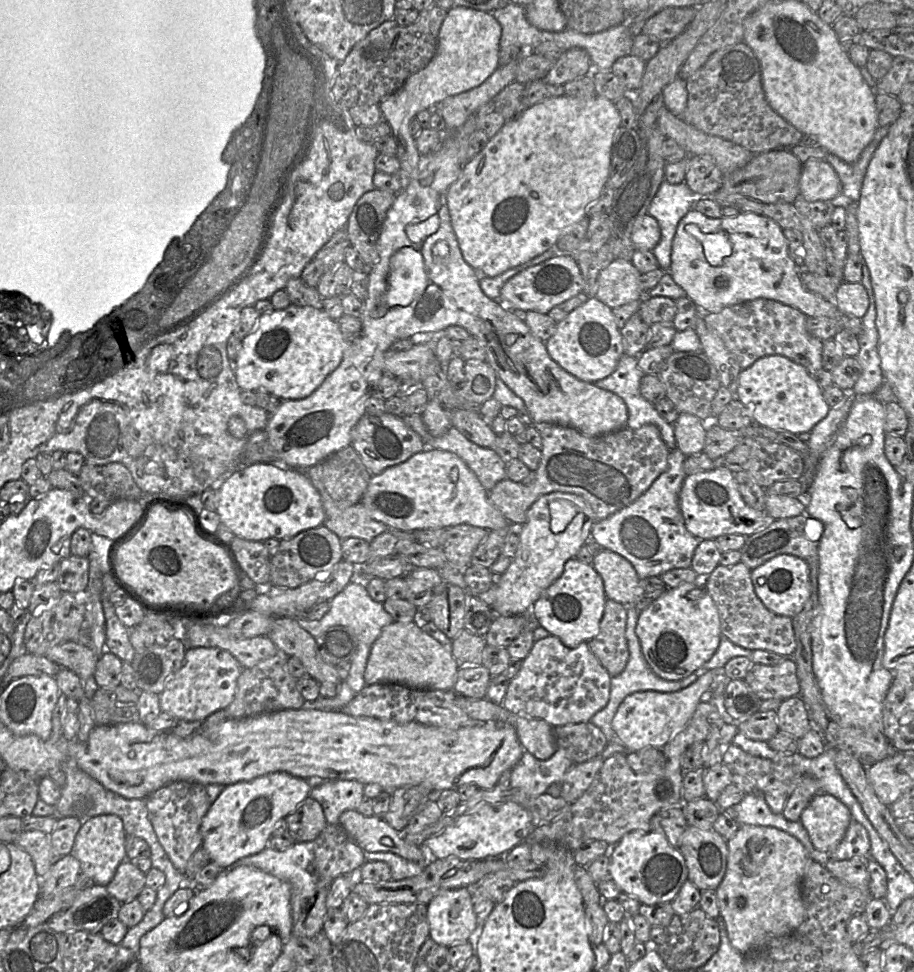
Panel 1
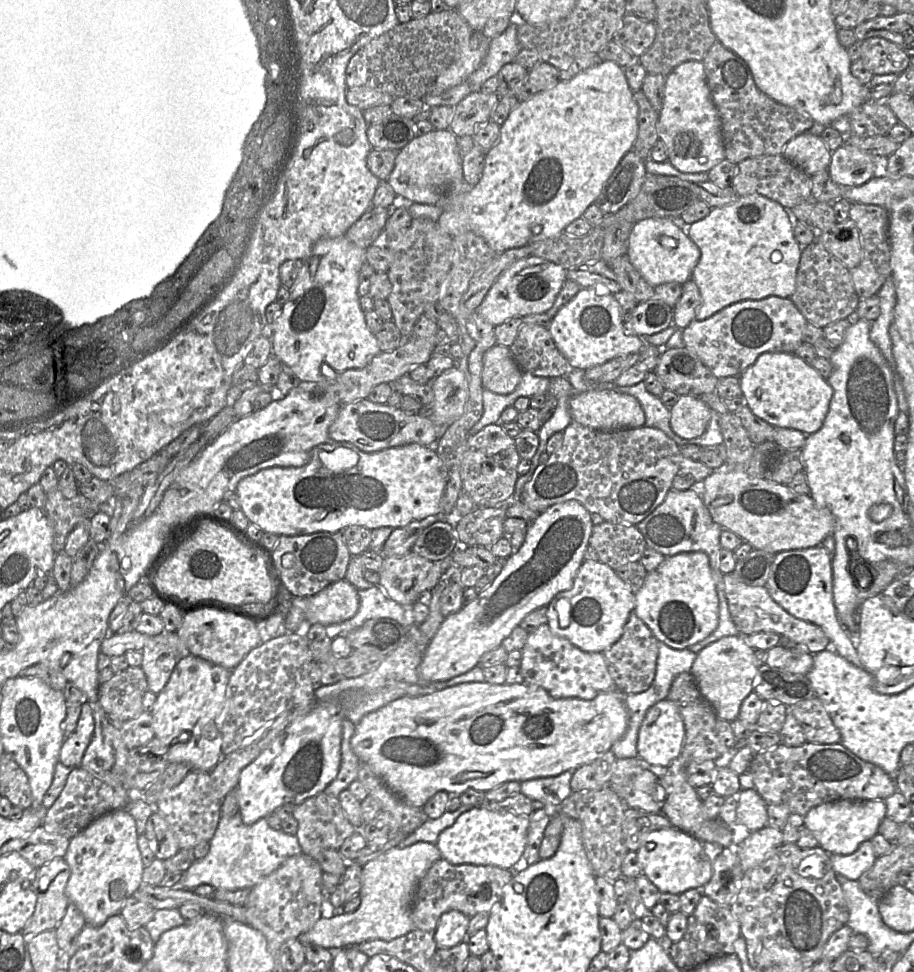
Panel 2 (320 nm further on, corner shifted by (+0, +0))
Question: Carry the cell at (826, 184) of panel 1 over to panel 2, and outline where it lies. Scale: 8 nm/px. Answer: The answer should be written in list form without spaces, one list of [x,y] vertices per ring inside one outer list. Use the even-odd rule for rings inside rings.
[[[842,144],[831,154],[828,172],[839,186],[859,186],[874,177],[875,155],[859,148]]]

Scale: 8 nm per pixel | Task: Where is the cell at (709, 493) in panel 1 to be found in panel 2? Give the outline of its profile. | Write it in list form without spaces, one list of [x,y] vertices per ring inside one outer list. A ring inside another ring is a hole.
[[[745,467],[745,468],[738,468],[738,469],[736,469],[736,468],[735,468],[735,469],[718,469],[718,470],[715,470],[715,471],[714,471],[714,472],[712,472],[712,473],[711,473],[711,474],[710,474],[710,475],[709,475],[709,476],[708,476],[708,477],[706,477],[706,478],[705,478],[705,479],[704,479],[704,480],[703,480],[703,482],[702,482],[702,483],[698,483],[698,484],[697,484],[697,489],[698,489],[698,485],[699,485],[699,484],[700,484],[700,488],[699,488],[699,489],[698,489],[698,490],[700,490],[700,494],[701,494],[701,496],[702,496],[702,499],[703,499],[703,502],[704,502],[704,504],[705,504],[705,505],[706,505],[706,507],[707,507],[707,508],[708,508],[708,510],[709,510],[709,512],[710,512],[710,514],[711,514],[711,516],[712,516],[712,519],[713,519],[713,521],[714,521],[714,522],[716,522],[716,523],[717,523],[717,524],[719,524],[719,525],[720,525],[720,526],[721,526],[721,527],[722,527],[722,528],[723,528],[723,529],[725,529],[725,530],[730,530],[730,531],[731,531],[731,532],[733,532],[733,533],[735,533],[735,534],[736,534],[736,535],[738,535],[738,536],[739,536],[739,537],[740,537],[740,538],[741,538],[741,539],[742,539],[742,540],[743,540],[743,542],[747,542],[747,543],[749,543],[749,544],[750,544],[750,545],[751,545],[751,546],[752,546],[752,547],[753,547],[753,548],[754,548],[754,549],[757,549],[757,550],[762,550],[762,551],[765,551],[765,552],[768,552],[768,553],[771,553],[771,554],[774,554],[774,555],[776,555],[776,554],[778,554],[778,553],[779,553],[779,552],[782,552],[782,551],[787,551],[787,550],[794,550],[794,549],[803,549],[803,548],[808,548],[808,547],[815,547],[815,546],[819,546],[819,545],[822,545],[822,542],[823,542],[823,540],[824,540],[824,539],[825,539],[825,538],[826,538],[826,537],[828,537],[828,536],[832,536],[832,534],[833,534],[833,531],[834,531],[834,529],[835,529],[835,519],[834,519],[834,517],[833,517],[833,515],[832,515],[832,514],[831,514],[831,513],[830,513],[830,511],[829,511],[829,510],[827,510],[827,509],[825,509],[825,508],[822,508],[822,507],[820,507],[820,506],[819,506],[819,505],[818,505],[818,504],[817,504],[817,503],[816,503],[816,502],[815,502],[815,501],[814,501],[814,499],[813,499],[813,498],[812,498],[812,497],[811,497],[811,496],[810,496],[810,494],[807,494],[807,495],[801,495],[801,494],[798,494],[798,493],[796,493],[796,492],[794,492],[794,491],[793,491],[793,490],[791,490],[791,489],[790,489],[790,488],[789,488],[789,487],[788,487],[788,486],[787,486],[787,485],[785,485],[785,484],[779,484],[779,483],[776,483],[776,482],[773,482],[773,481],[771,481],[771,480],[769,480],[769,479],[768,479],[768,478],[766,478],[766,477],[753,477],[753,476],[751,476],[751,475],[749,475],[749,474],[748,474],[748,473],[746,473],[746,472],[745,472],[745,470],[746,470],[746,467]]]

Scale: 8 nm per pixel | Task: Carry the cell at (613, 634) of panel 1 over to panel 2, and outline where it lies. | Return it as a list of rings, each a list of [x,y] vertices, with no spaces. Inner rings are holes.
[[[632,612],[625,624],[620,639],[603,652],[608,671],[615,682],[617,691],[623,695],[646,691],[652,684],[658,659],[659,640],[648,626]]]

